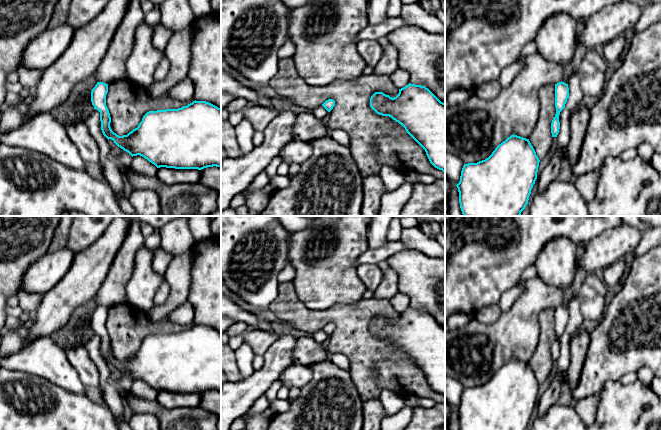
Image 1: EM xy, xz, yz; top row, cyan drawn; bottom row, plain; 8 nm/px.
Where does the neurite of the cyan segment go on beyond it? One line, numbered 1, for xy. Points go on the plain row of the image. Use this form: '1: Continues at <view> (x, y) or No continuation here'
1: No continuation here

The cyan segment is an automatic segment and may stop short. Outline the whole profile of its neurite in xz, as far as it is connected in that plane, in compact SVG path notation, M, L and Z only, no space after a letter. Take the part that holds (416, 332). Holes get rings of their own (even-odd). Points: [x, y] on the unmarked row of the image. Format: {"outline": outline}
{"outline": "M409 307L394 322L375 316L370 331L401 348L425 374L430 387L445 397L445 327L428 312Z"}

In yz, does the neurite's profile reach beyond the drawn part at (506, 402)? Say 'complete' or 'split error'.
complete

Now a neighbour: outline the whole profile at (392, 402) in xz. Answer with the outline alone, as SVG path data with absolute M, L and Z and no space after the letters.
M383 389L378 399L387 415L397 413L405 406L405 398L389 389Z

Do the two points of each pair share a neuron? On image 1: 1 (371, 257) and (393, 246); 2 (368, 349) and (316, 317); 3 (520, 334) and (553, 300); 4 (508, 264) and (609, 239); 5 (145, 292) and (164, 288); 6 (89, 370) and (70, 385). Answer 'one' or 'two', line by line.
1: one
2: one
3: one
4: two
5: two
6: two

